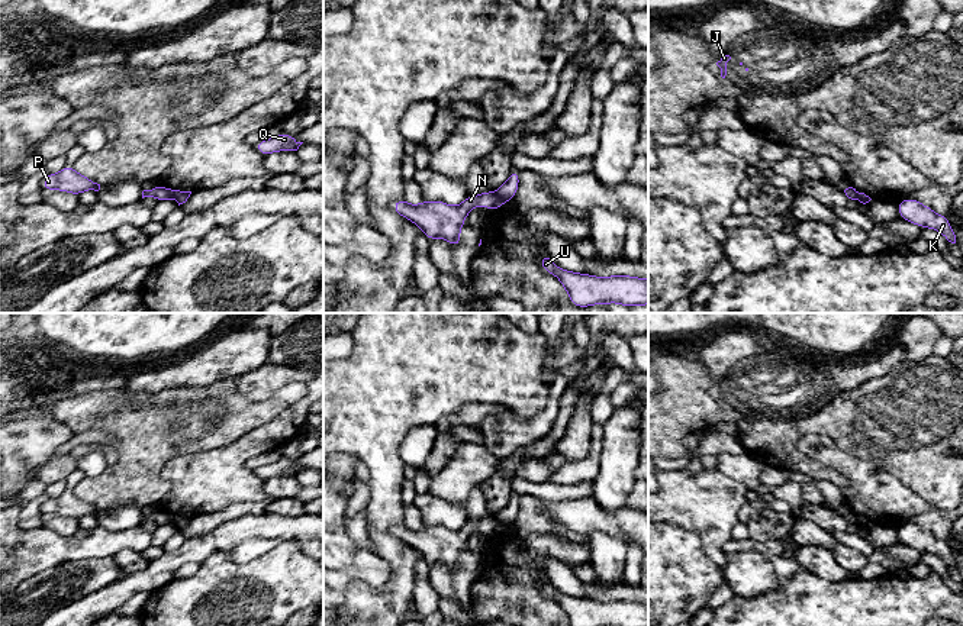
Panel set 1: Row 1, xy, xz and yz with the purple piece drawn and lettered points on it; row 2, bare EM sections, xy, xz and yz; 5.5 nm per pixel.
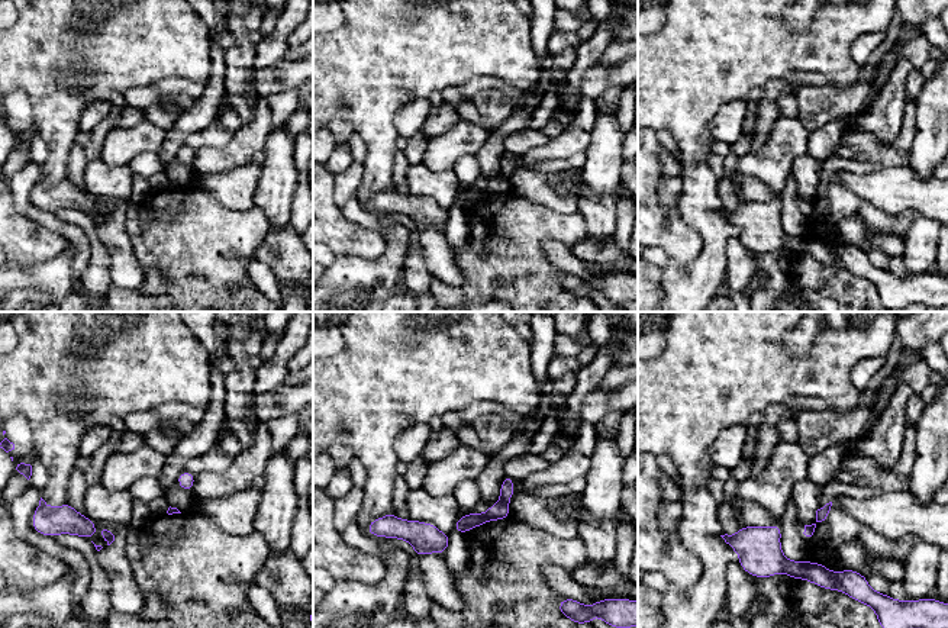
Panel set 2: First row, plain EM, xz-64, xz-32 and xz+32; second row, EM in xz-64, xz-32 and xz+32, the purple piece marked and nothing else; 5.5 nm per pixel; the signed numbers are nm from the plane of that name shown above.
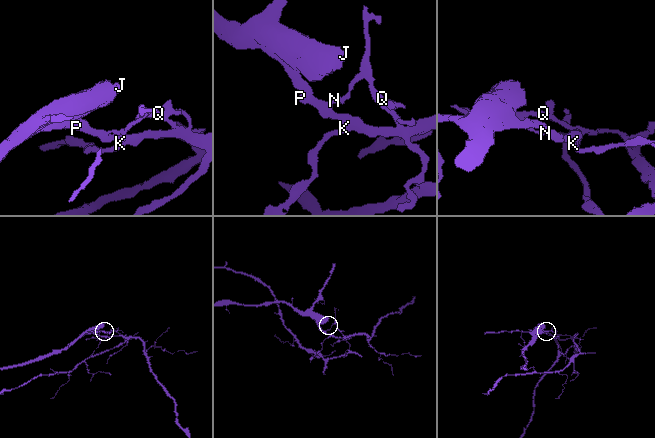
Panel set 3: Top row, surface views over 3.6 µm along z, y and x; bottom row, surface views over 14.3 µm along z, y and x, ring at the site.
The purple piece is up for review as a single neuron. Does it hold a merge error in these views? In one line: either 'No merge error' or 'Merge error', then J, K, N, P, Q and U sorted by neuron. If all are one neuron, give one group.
Merge error. Groups: J K N P U / Q

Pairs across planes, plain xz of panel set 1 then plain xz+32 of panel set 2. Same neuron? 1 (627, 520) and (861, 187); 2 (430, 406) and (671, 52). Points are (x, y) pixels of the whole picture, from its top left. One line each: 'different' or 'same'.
1: same
2: same

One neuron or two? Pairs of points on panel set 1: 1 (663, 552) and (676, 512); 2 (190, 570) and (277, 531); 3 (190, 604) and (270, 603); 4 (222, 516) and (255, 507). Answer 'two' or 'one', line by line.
1: two
2: two
3: one
4: one

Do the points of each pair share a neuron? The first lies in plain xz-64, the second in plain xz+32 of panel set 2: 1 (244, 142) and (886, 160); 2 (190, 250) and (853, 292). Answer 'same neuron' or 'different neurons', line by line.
1: different neurons
2: same neuron

